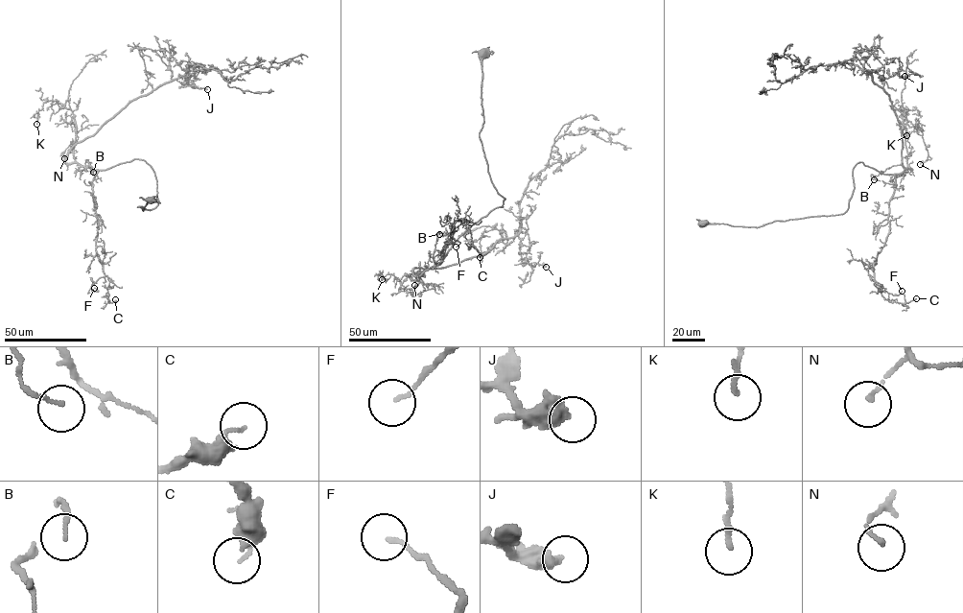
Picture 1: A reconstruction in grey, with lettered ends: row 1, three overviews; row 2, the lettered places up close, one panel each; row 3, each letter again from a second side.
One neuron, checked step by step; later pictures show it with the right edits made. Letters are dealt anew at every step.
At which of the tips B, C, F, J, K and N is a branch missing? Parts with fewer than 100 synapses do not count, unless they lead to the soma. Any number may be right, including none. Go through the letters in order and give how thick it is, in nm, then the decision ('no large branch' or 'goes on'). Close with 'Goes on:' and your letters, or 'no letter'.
B: calibre 110 nm; no large branch
C: calibre 80 nm; no large branch
F: calibre 110 nm; no large branch
J: calibre 500 nm; no large branch
K: calibre 140 nm; no large branch
N: calibre 140 nm; no large branch
Goes on: no letter

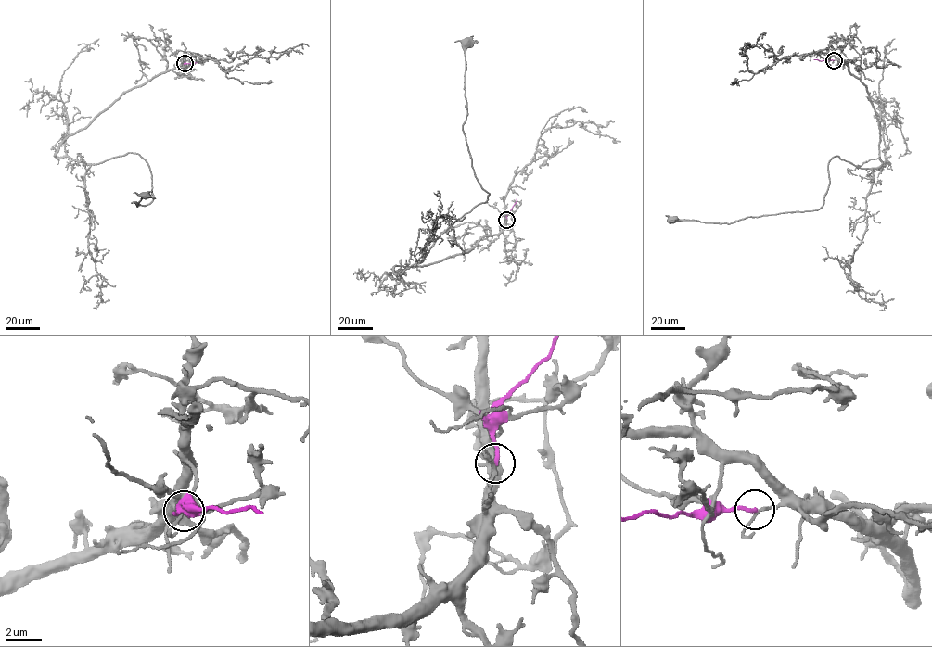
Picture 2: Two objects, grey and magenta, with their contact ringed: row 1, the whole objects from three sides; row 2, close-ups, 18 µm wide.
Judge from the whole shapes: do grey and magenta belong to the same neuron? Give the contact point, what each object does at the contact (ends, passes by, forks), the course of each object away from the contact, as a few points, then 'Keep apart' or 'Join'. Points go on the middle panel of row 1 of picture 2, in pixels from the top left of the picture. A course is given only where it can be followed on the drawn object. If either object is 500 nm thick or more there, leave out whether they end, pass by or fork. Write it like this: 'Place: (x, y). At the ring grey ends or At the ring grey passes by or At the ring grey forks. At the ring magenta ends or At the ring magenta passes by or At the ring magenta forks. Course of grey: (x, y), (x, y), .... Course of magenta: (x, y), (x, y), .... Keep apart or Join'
Place: (506, 220). At the ring grey passes by. At the ring magenta ends. Course of grey: (506, 219), (464, 253), (396, 265), (393, 272), (419, 263), (448, 228), (487, 201), (463, 129), (468, 43). Course of magenta: (506, 219), (517, 199). Keep apart

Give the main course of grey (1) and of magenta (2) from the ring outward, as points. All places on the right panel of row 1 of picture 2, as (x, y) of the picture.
1: (833, 60), (865, 86), (879, 158), (889, 162), (858, 168), (835, 156), (818, 209), (729, 223), (672, 220)
2: (833, 60), (814, 59)

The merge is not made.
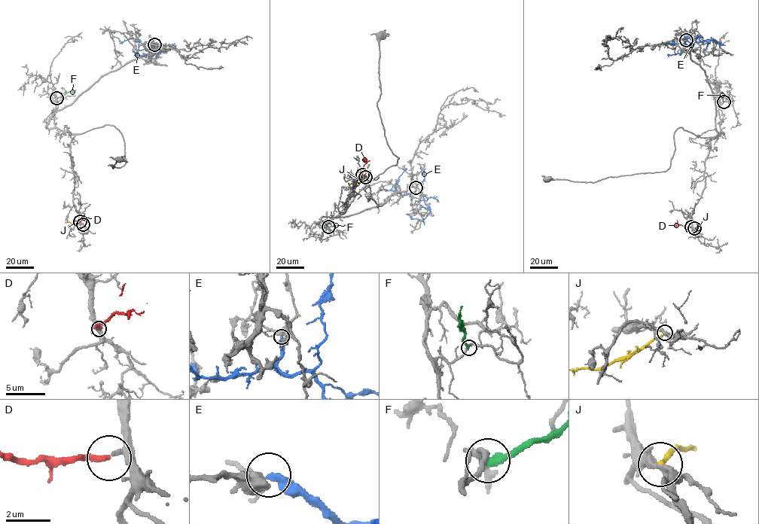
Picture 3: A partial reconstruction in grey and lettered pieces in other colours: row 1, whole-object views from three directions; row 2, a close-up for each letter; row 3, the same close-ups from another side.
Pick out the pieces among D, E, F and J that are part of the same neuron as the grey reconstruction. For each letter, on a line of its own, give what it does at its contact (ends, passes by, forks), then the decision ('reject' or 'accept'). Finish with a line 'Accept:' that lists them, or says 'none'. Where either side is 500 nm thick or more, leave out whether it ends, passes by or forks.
D: it ends there; accept
E: it ends there; reject
F: it ends there; reject
J: it ends there; reject
Accept: D

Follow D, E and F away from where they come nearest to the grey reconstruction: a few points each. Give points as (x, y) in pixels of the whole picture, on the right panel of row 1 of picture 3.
D: (690, 226), (677, 226), (677, 220)
E: (686, 40), (693, 44), (715, 40), (720, 44), (711, 37)
F: (723, 102), (722, 91)

